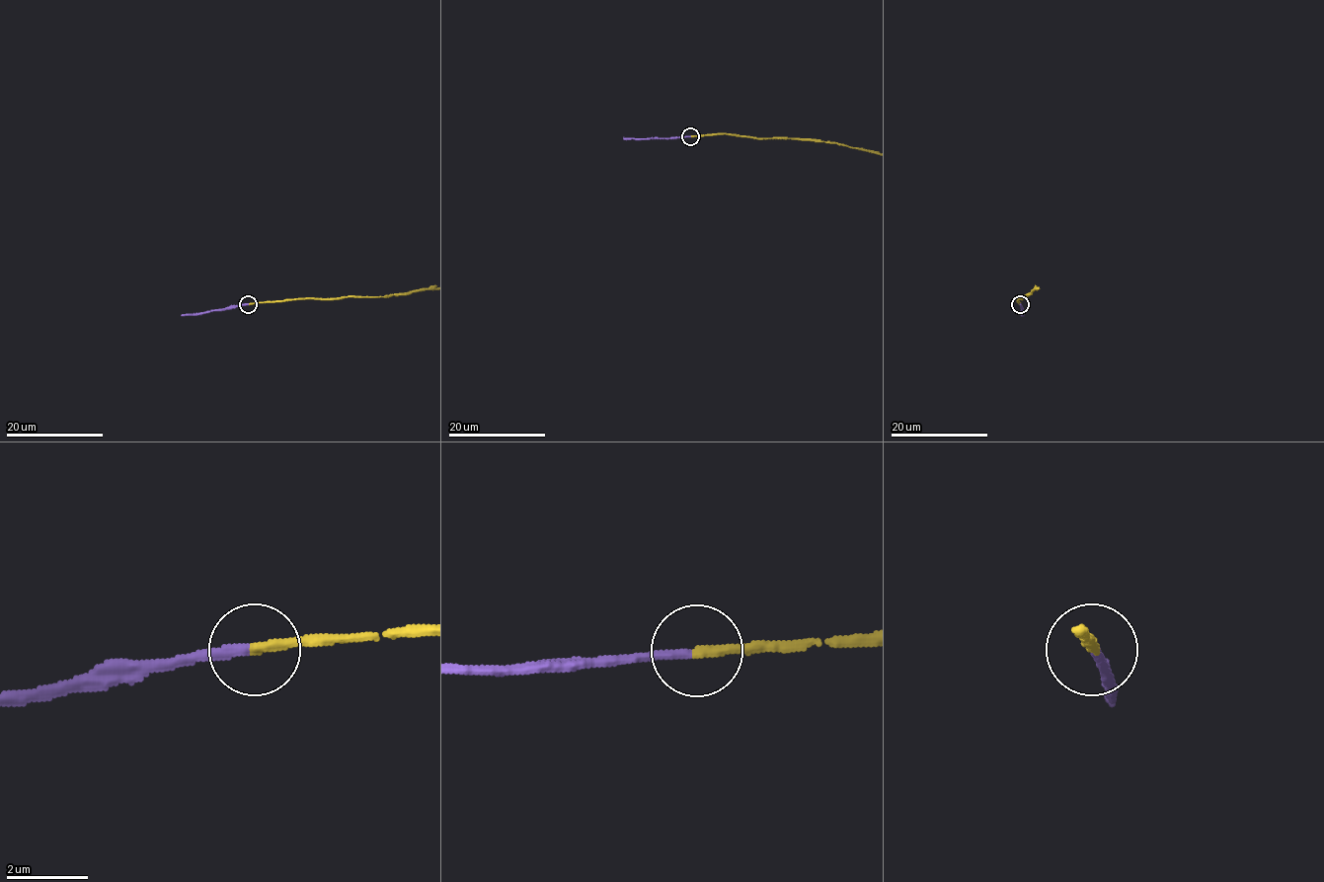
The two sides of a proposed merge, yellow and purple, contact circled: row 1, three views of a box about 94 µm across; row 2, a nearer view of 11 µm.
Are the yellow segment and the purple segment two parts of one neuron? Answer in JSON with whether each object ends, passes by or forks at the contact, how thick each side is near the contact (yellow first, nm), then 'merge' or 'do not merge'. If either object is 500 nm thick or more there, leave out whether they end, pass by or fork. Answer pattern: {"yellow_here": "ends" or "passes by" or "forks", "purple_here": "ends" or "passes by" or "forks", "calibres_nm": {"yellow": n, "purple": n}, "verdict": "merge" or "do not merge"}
{"yellow_here": "ends", "purple_here": "ends", "calibres_nm": {"yellow": 280, "purple": 240}, "verdict": "merge"}

